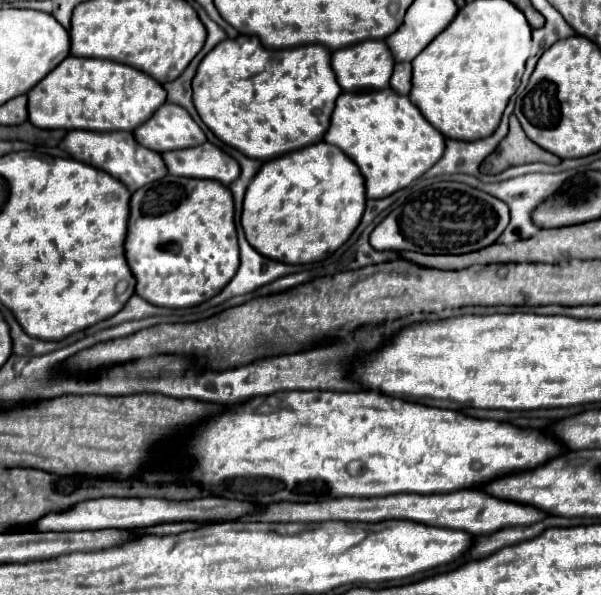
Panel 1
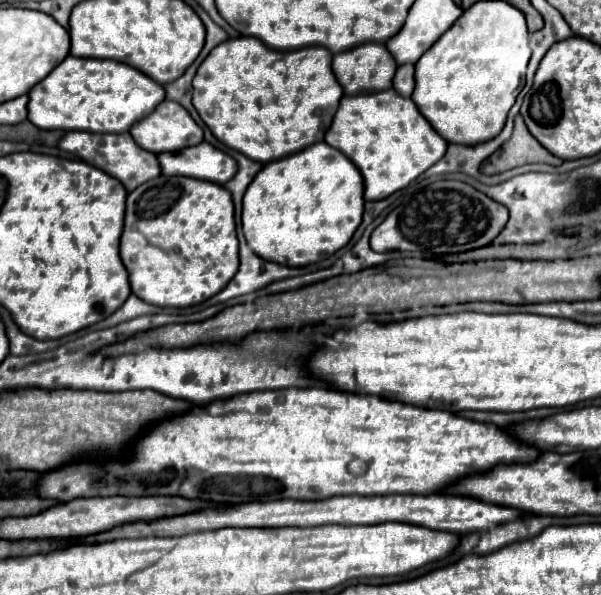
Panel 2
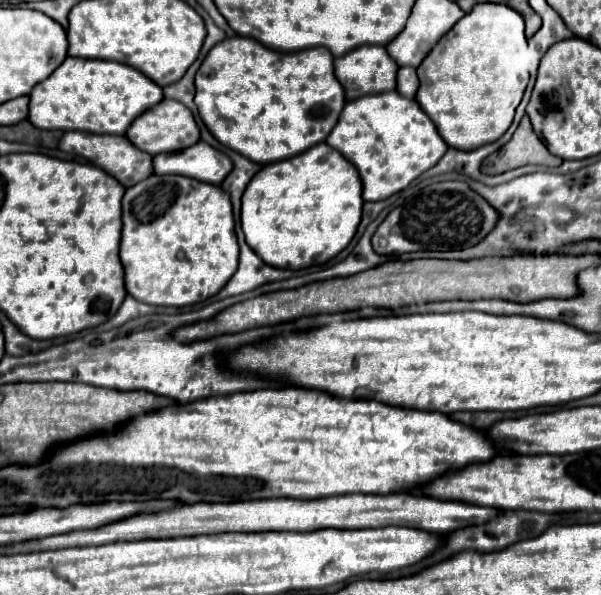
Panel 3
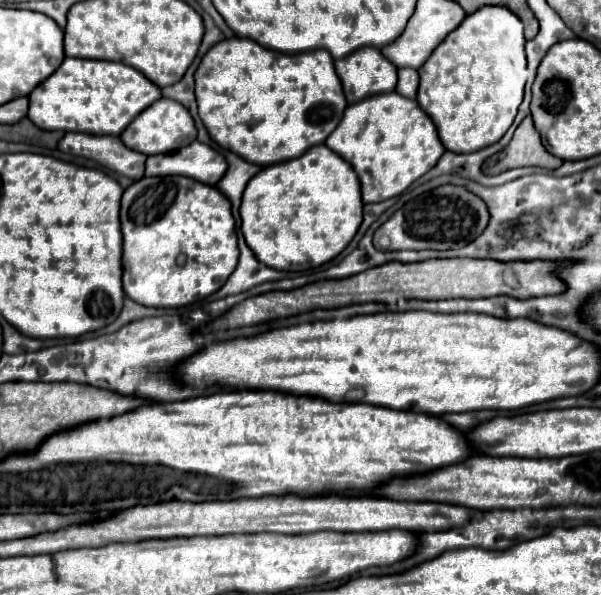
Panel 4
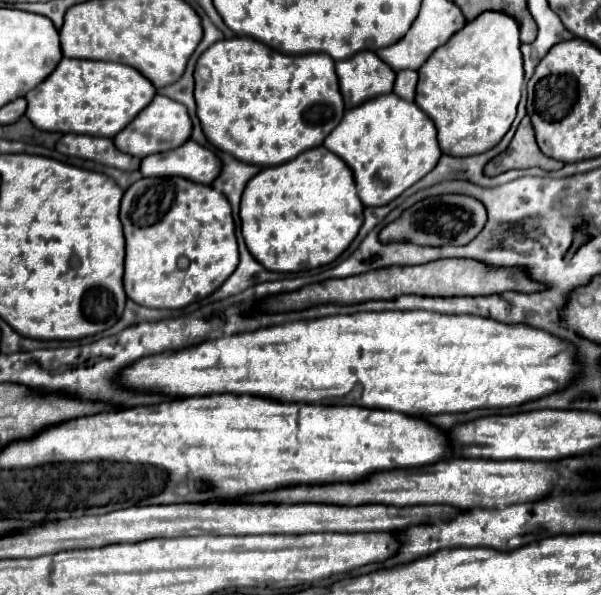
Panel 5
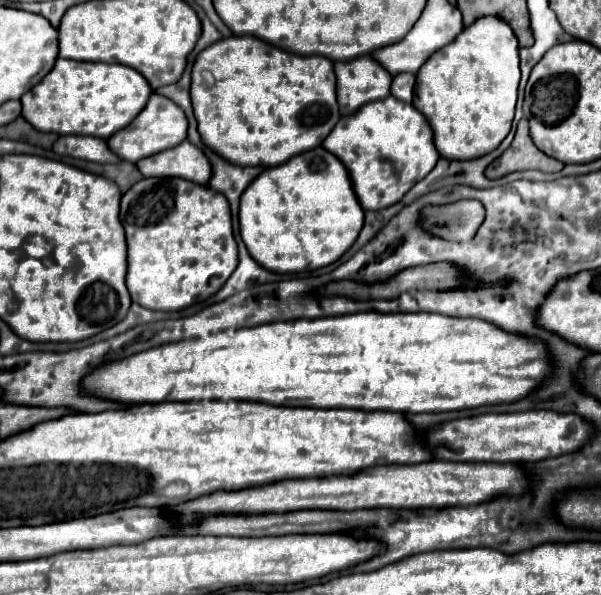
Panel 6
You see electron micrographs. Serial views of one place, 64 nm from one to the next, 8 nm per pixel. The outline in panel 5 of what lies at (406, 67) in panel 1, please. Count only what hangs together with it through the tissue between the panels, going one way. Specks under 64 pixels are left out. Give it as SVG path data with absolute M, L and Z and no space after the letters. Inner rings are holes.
M412 70L398 72L398 74L396 74L394 92L396 92L400 98L404 98L404 100L414 100L416 82L418 82L418 72L412 72Z

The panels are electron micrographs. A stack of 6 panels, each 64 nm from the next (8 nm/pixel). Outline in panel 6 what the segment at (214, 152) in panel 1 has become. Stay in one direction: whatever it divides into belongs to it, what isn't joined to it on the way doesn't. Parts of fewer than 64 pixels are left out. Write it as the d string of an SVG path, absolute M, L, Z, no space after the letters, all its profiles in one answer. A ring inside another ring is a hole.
M184 140L168 152L158 152L136 164L142 176L184 176L196 184L206 184L212 176L208 158L194 146Z

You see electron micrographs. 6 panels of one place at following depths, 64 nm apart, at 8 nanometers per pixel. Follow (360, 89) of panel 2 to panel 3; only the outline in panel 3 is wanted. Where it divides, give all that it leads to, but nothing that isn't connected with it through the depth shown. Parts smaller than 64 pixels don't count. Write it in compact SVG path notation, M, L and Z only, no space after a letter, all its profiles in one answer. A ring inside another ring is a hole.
M360 46L342 58L336 60L336 78L346 90L348 100L356 100L360 96L376 94L376 92L390 92L396 88L396 62L388 56L388 52L382 46Z

